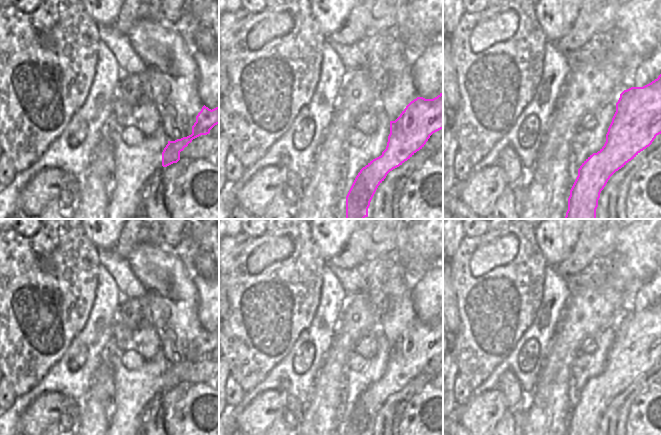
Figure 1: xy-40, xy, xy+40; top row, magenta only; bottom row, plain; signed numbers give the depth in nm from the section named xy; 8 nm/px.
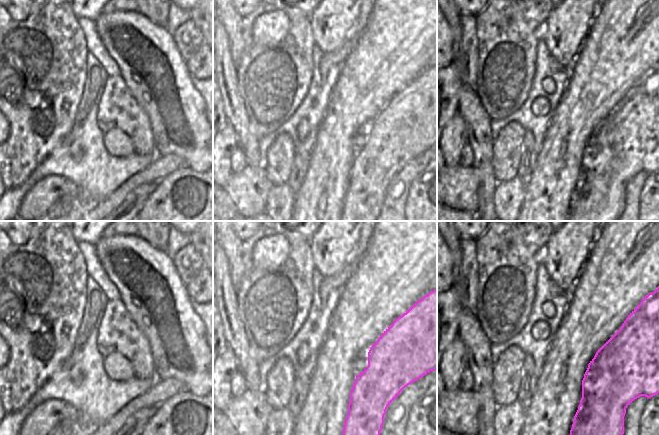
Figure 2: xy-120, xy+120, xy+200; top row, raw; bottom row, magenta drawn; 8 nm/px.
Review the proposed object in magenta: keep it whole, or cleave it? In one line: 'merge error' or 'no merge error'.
merge error

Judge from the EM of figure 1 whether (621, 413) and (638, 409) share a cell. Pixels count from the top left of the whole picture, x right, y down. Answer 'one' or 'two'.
two

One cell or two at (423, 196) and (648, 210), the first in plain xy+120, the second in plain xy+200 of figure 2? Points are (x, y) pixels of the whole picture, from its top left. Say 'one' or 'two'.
one

